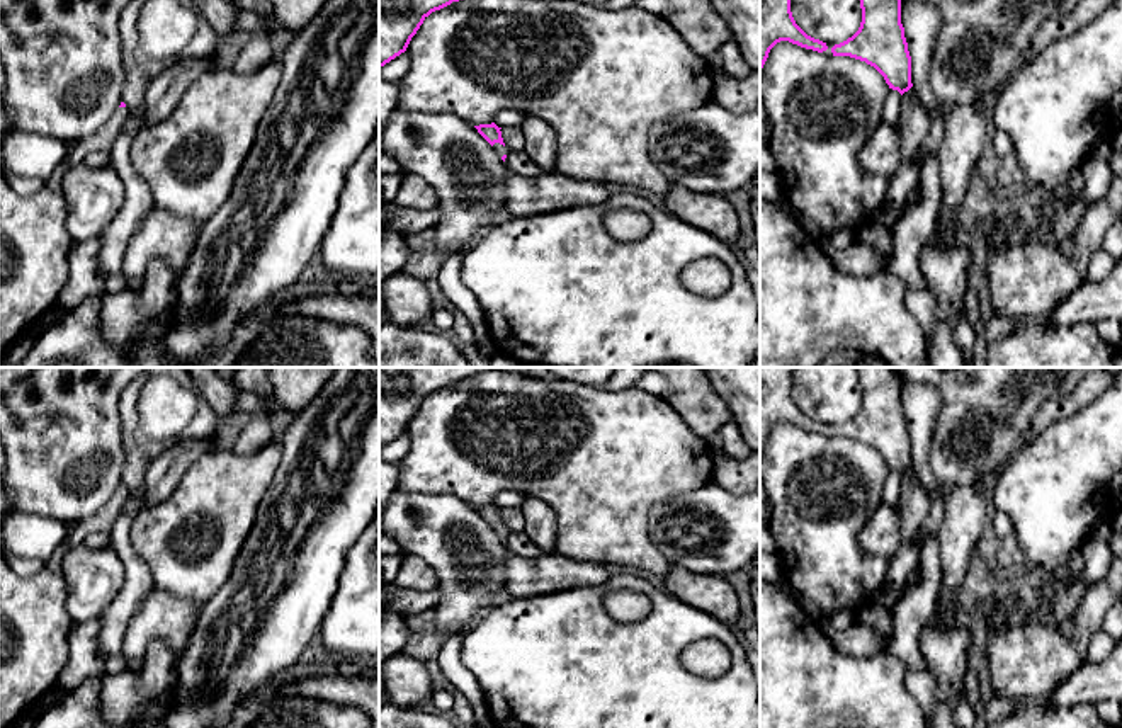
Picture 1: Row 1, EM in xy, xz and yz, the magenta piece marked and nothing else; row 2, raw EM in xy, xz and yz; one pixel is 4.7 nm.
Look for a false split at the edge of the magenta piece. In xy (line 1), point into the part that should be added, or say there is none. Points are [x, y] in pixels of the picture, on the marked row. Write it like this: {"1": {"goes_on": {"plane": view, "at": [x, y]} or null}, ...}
{"1": {"goes_on": null}}

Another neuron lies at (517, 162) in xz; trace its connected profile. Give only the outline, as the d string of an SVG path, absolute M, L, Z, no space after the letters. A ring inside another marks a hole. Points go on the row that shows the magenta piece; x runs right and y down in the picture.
M508 151L505 165L510 173L527 179L536 179L544 173L524 151Z

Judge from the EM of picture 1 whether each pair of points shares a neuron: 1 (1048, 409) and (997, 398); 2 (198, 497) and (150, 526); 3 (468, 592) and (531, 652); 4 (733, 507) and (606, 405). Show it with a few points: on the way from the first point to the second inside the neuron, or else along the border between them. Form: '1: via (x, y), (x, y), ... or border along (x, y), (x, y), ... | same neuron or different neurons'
1: border along (1075, 388), (1037, 410), (1034, 434) | different neurons
2: via (186, 509), (169, 526), (162, 526) | same neuron
3: border along (500, 602), (492, 608) | different neurons
4: border along (711, 478), (692, 490), (674, 494), (667, 499) | different neurons

